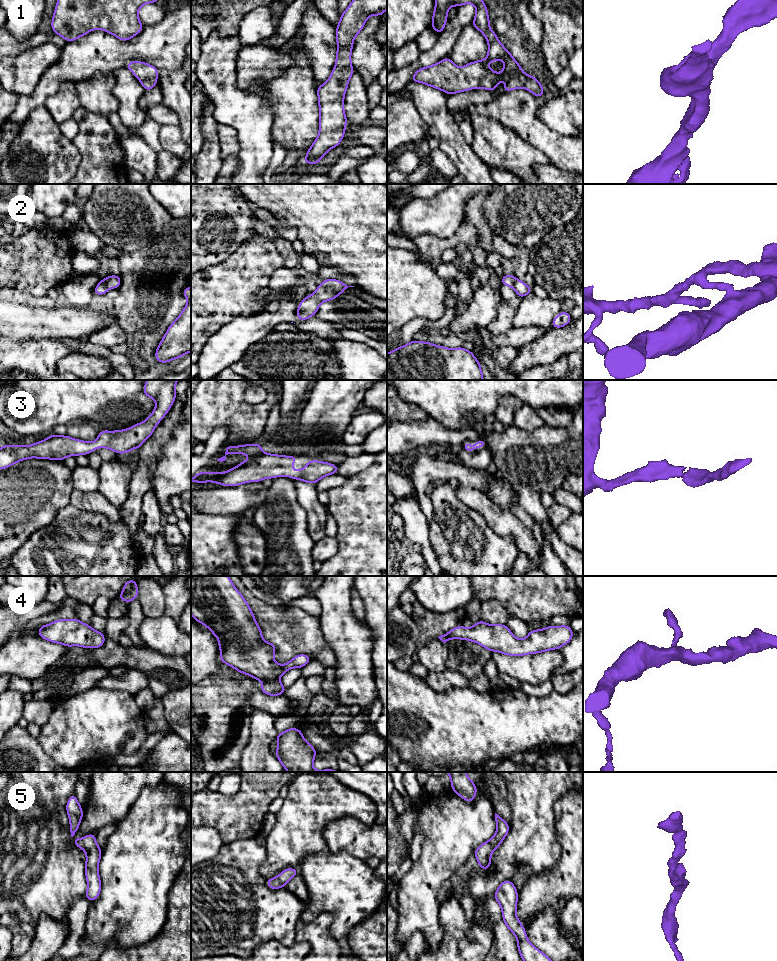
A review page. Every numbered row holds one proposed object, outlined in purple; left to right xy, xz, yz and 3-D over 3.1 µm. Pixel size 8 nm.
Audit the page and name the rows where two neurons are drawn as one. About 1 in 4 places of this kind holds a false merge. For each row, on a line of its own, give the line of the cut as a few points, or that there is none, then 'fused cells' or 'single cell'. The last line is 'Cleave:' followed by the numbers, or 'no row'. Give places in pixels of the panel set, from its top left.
1: cut none; single cell
2: cut none; single cell
3: cut none; single cell
4: cut none; single cell
5: cut none; single cell
Cleave: no row

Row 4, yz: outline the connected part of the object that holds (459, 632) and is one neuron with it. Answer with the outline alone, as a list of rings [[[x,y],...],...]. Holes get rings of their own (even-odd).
[[[480,620],[470,628],[462,625],[456,626],[438,638],[444,643],[450,639],[470,640],[490,652],[497,651],[509,656],[523,656],[558,650],[568,644],[573,635],[574,632],[568,625],[548,625],[545,629],[530,630],[527,637],[520,640],[513,635],[507,625],[489,625]]]

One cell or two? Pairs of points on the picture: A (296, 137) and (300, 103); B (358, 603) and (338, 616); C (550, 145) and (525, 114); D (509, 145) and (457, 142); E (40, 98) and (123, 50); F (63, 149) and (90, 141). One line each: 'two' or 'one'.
A: one
B: two
C: one
D: two
E: one
F: two

